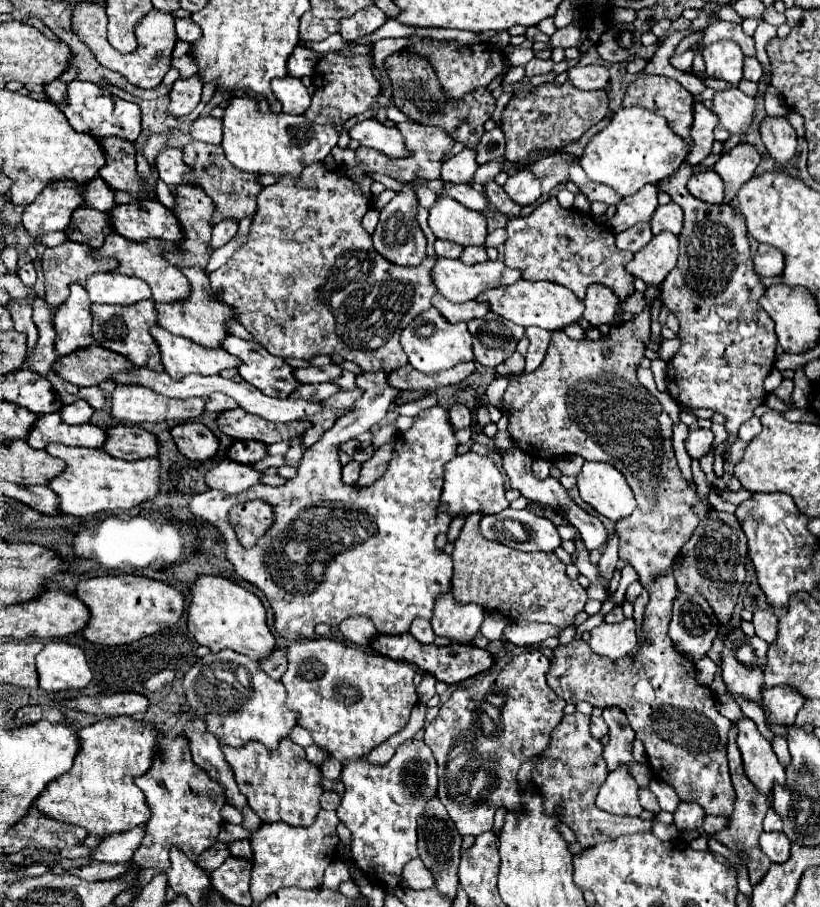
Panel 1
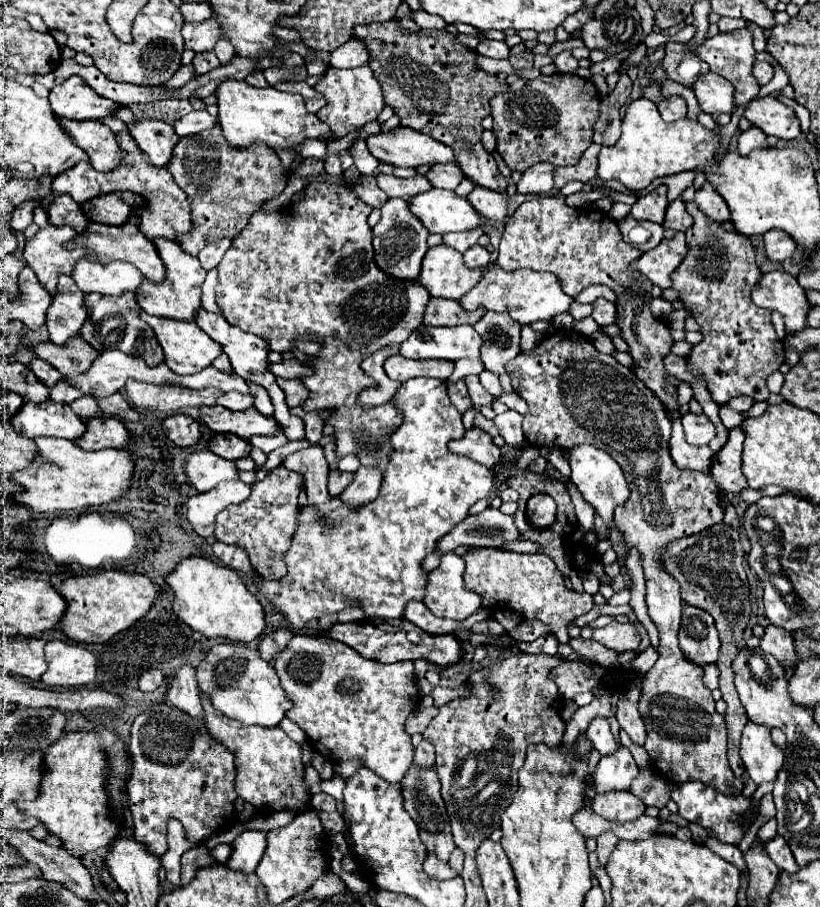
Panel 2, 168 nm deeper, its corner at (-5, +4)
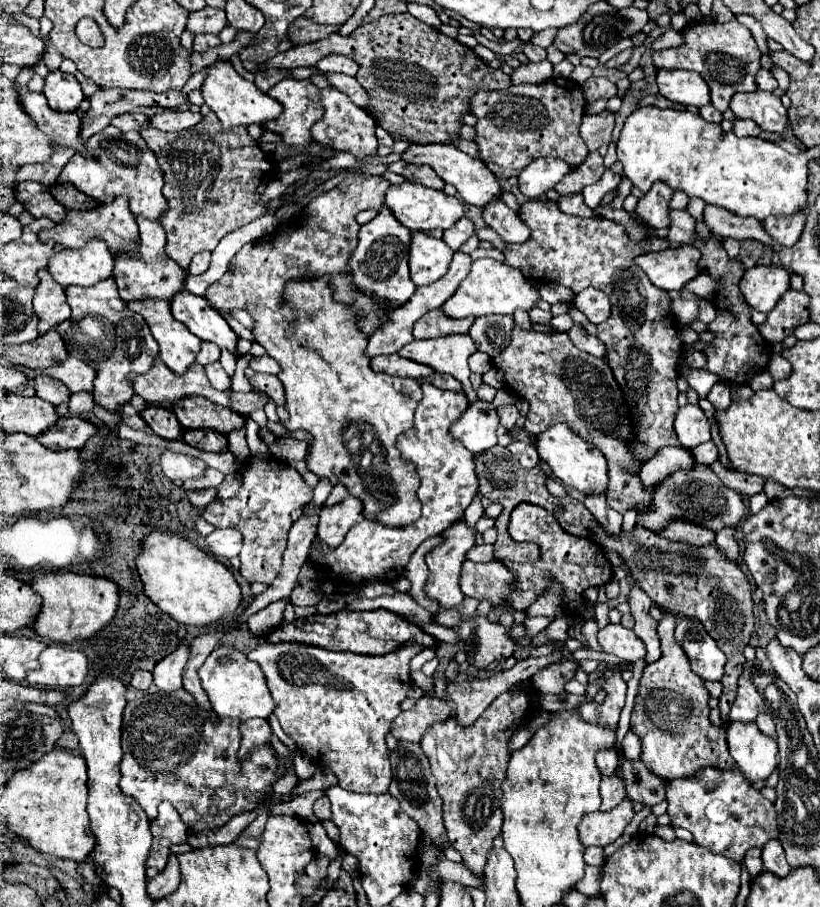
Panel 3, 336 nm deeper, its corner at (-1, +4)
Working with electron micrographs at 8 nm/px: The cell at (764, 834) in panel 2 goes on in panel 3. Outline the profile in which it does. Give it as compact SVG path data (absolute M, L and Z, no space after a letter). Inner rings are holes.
M751 849L747 855L745 855L745 861L743 861L747 873L751 877L757 877L761 871L763 871L763 863L761 863L761 851L759 849Z

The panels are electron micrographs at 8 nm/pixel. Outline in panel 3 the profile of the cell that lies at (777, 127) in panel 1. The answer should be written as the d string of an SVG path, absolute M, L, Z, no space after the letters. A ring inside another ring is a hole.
M753 91L753 93L735 93L729 109L737 119L753 119L763 131L783 133L789 117L781 99L773 93Z

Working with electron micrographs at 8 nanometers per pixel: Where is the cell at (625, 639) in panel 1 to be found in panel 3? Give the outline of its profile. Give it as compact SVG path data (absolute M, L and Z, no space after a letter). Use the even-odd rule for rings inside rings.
M607 625L599 629L599 645L605 653L613 653L629 663L645 657L643 641L623 625Z

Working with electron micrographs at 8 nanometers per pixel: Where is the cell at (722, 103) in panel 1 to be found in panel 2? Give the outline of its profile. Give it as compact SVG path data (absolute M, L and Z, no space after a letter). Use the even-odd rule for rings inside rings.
M715 73L699 75L699 79L693 85L693 91L697 95L701 109L709 115L733 113L733 109L735 109L735 87L733 87L733 83L715 75Z

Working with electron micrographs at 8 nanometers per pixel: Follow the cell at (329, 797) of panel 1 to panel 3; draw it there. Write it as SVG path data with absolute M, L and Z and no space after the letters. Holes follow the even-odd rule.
M321 797L315 801L313 805L313 813L319 821L329 821L331 819L331 809L329 809L329 799L327 797Z

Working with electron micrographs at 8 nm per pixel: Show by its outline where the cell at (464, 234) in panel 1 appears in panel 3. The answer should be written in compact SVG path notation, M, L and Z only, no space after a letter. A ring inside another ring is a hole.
M405 181L401 185L391 185L385 191L385 207L391 209L395 219L403 223L411 231L431 231L431 229L449 229L453 227L461 217L463 217L463 205L459 203L457 197L449 197L443 191L429 189L411 181Z

